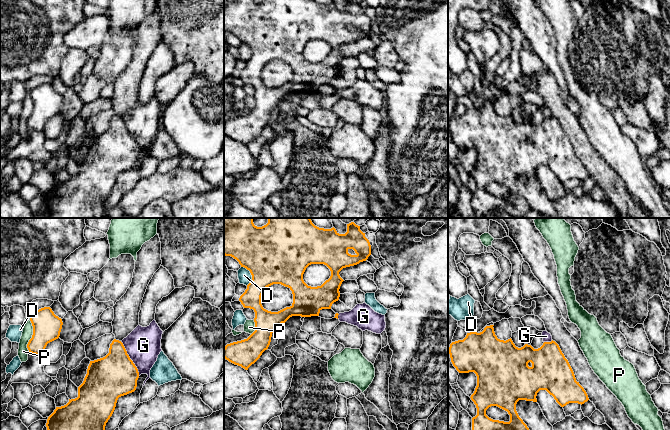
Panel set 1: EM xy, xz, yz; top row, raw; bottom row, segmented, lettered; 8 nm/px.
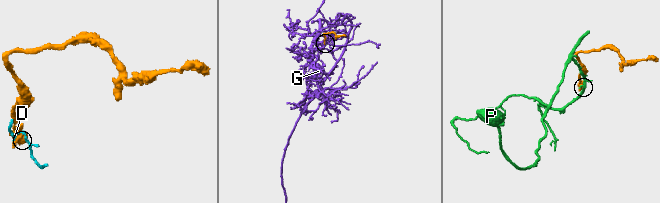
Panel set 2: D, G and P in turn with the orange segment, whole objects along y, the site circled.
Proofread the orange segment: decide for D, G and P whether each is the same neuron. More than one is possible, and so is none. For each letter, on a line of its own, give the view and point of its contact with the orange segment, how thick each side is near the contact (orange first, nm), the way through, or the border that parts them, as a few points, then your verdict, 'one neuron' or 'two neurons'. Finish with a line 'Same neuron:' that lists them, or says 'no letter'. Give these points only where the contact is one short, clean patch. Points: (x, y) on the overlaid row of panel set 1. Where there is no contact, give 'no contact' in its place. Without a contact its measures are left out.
D: contact xz (251, 274); calibres 480 and 110 nm; two neurons
G: contact xy (129, 358); calibres 340 and 280 nm; two neurons
P: contact xy (33, 333); calibres 220 and 90 nm; two neurons
Same neuron: no letter

